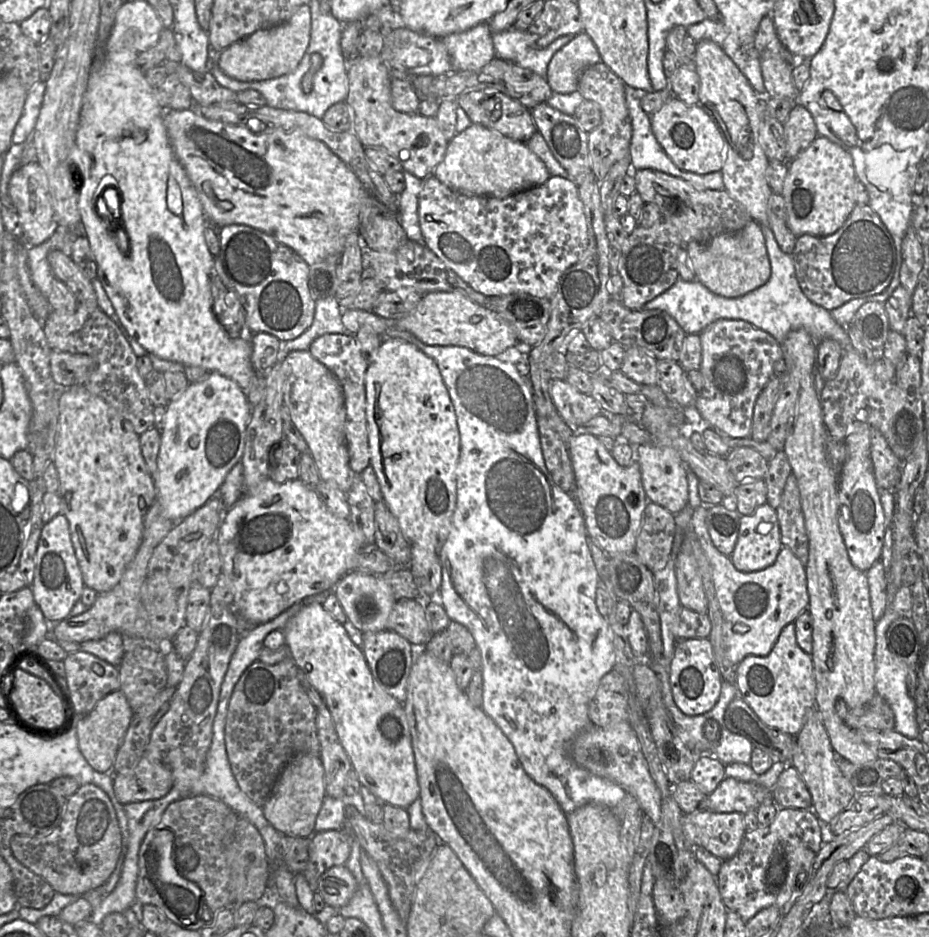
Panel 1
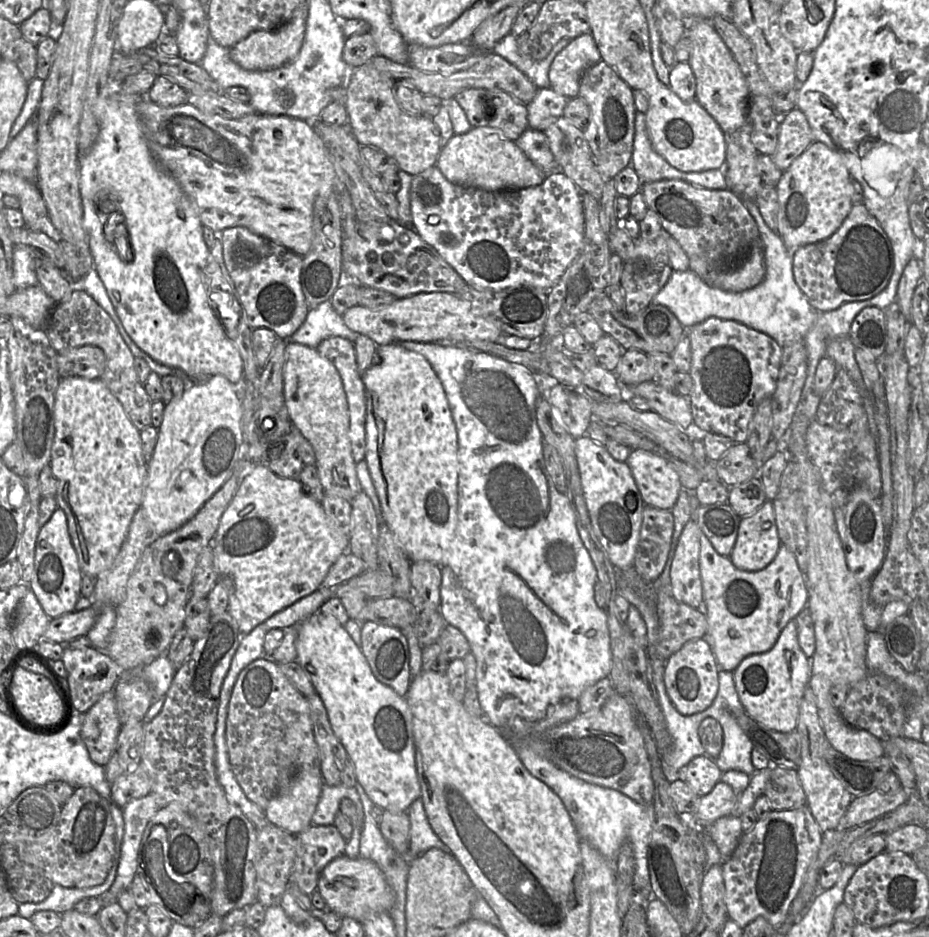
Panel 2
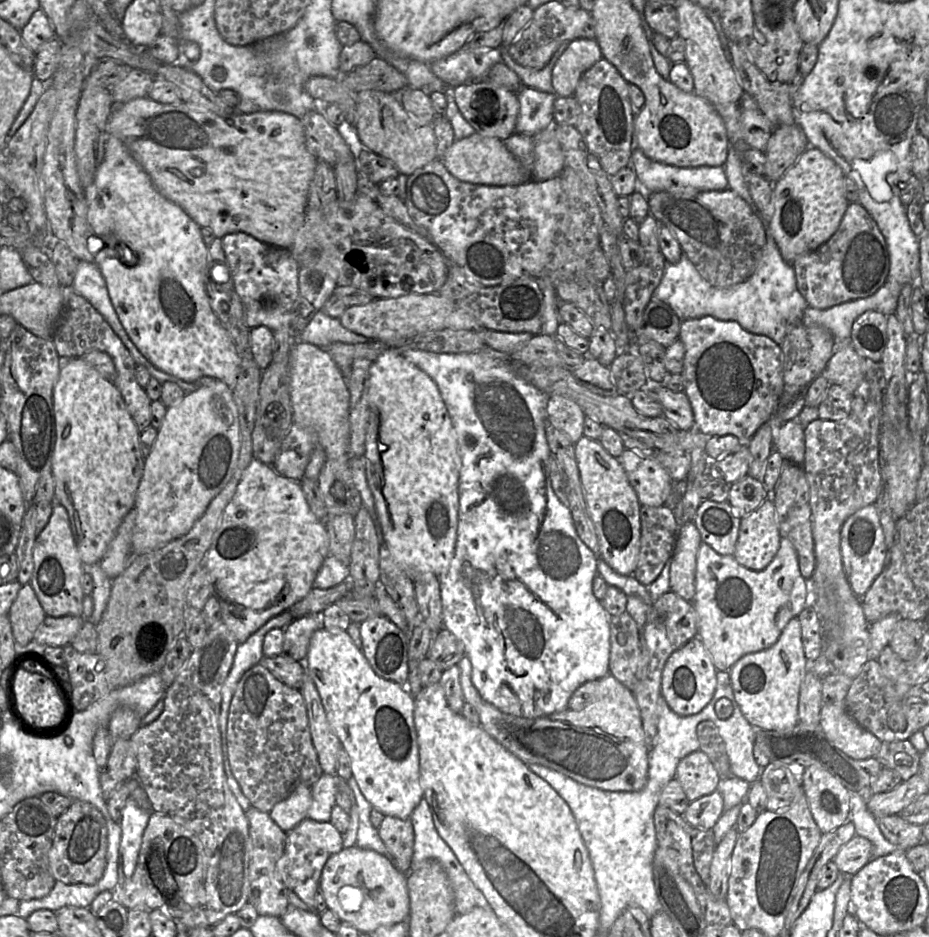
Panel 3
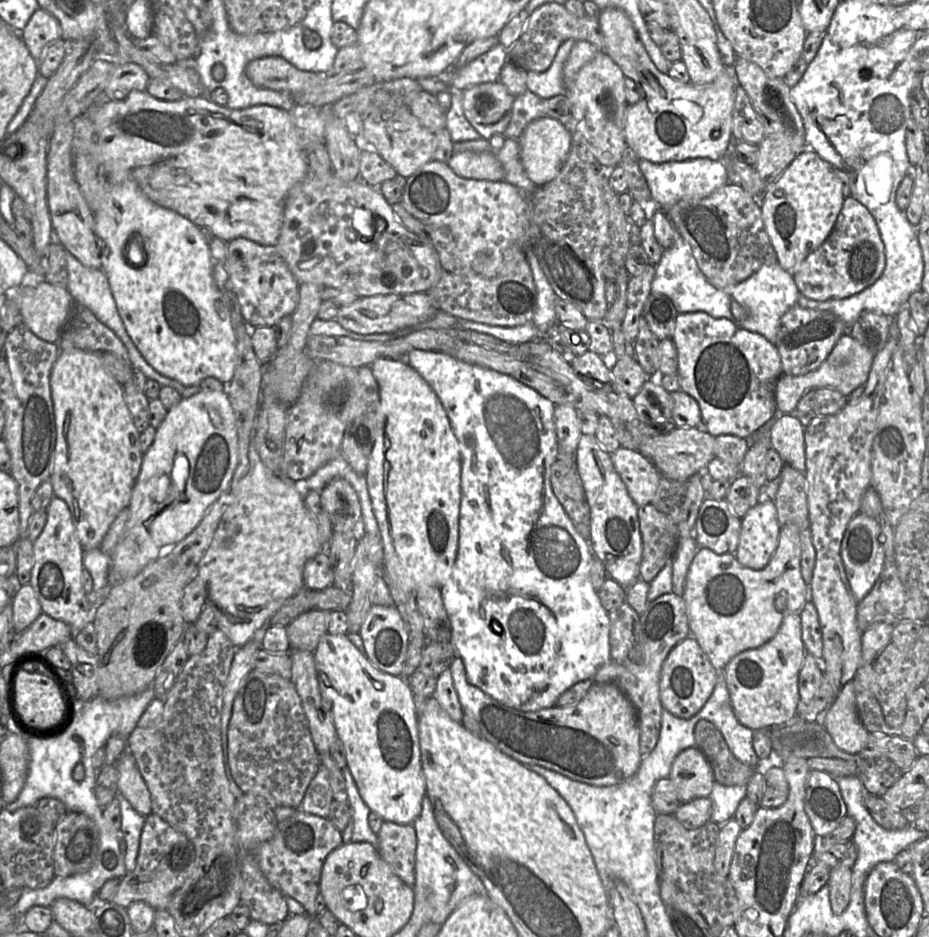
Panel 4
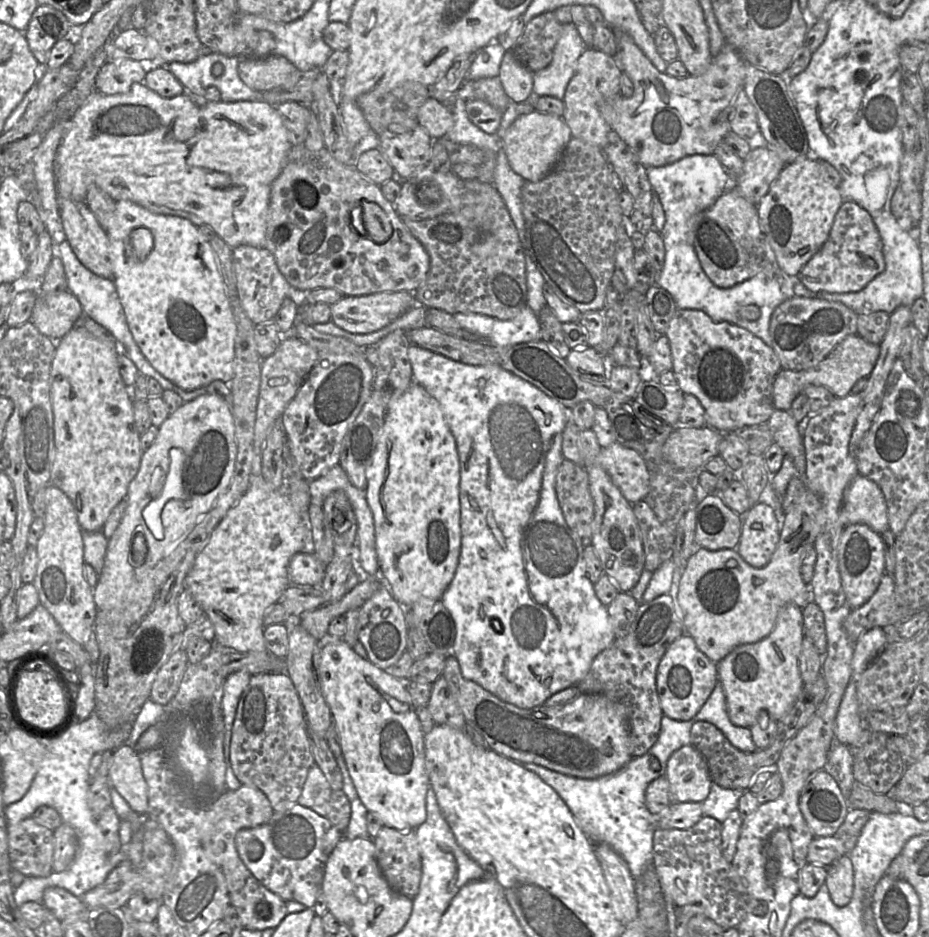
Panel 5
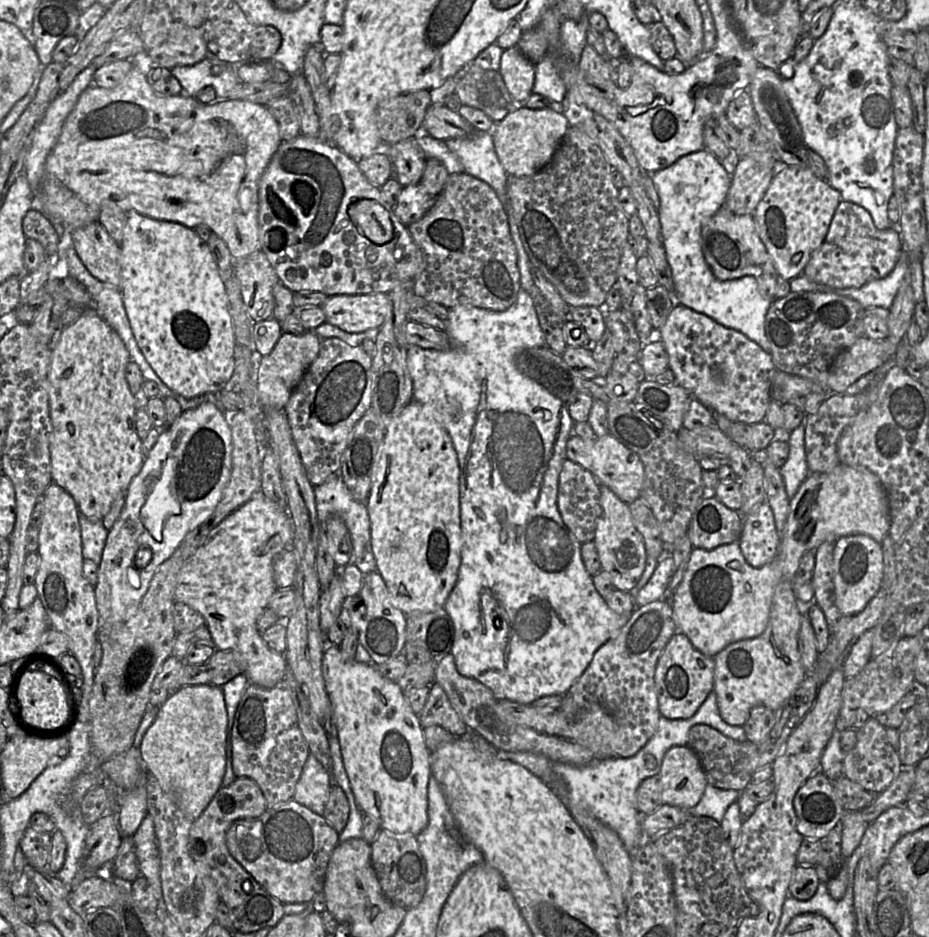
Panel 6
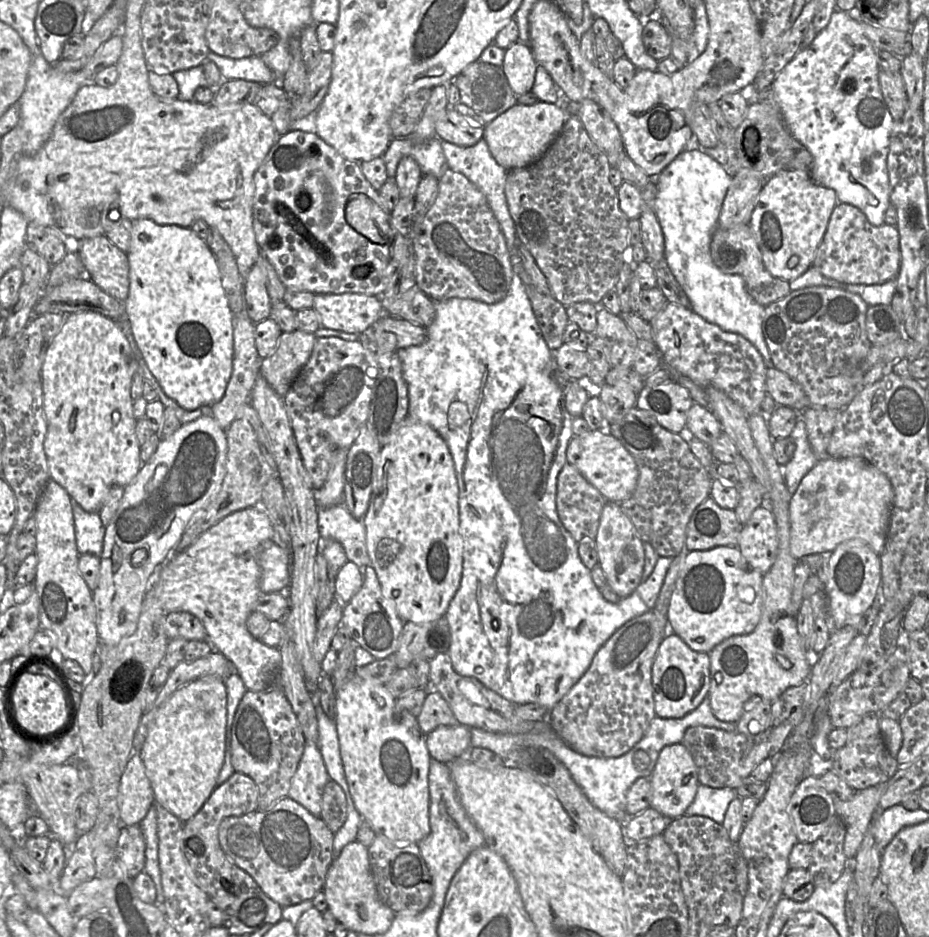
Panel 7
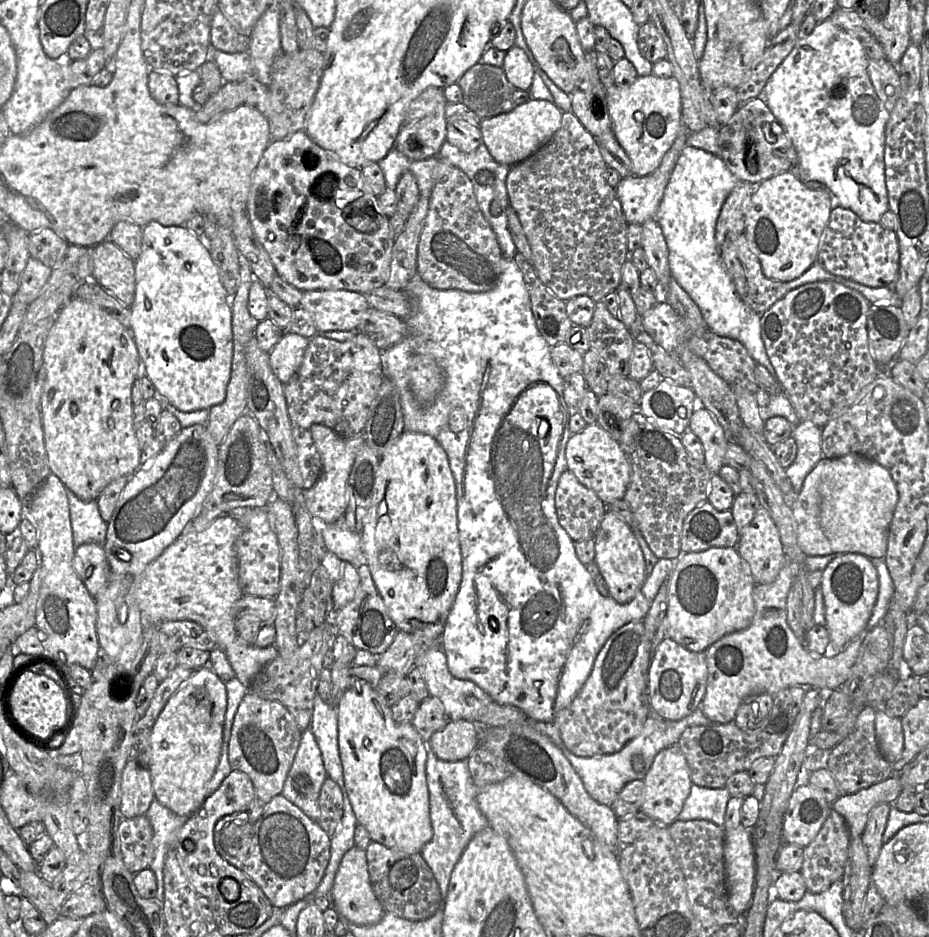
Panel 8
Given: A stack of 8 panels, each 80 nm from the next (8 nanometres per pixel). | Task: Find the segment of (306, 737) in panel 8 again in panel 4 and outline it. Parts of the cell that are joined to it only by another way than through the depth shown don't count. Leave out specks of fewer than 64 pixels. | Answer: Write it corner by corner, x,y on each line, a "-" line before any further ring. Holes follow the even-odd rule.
320,765
297,809
307,814
328,818
332,800
333,793
329,783
329,773
324,766

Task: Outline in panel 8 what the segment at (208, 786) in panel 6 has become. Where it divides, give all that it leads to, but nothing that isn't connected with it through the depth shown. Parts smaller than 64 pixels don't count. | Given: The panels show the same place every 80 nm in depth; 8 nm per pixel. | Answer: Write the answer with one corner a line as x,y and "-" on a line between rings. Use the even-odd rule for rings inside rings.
207,665
195,670
178,688
169,698
153,725
150,734
148,770
154,797
180,817
188,818
193,815
207,798
206,785
214,775
220,759
226,709
225,682

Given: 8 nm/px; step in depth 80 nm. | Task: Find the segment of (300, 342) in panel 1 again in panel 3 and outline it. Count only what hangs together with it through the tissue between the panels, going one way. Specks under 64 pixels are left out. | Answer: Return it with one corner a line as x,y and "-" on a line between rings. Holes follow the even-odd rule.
320,310
299,335
298,341
325,349
335,342
357,344
369,342
371,339
346,329
340,319
330,317

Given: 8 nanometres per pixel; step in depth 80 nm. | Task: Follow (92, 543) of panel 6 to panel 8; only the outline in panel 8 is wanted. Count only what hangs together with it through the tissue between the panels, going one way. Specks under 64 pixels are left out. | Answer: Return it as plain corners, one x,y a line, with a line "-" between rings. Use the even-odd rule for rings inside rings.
69,489
67,497
75,547
85,543
104,545
108,522
101,517
97,500
81,500

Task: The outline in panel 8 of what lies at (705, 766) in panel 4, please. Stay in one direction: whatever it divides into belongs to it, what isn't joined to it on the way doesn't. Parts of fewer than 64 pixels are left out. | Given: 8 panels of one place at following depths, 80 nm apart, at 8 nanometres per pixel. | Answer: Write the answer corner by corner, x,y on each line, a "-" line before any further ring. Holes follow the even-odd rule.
672,745
658,752
643,781
645,792
640,811
657,823
669,826
677,820
693,785
689,765
679,745

